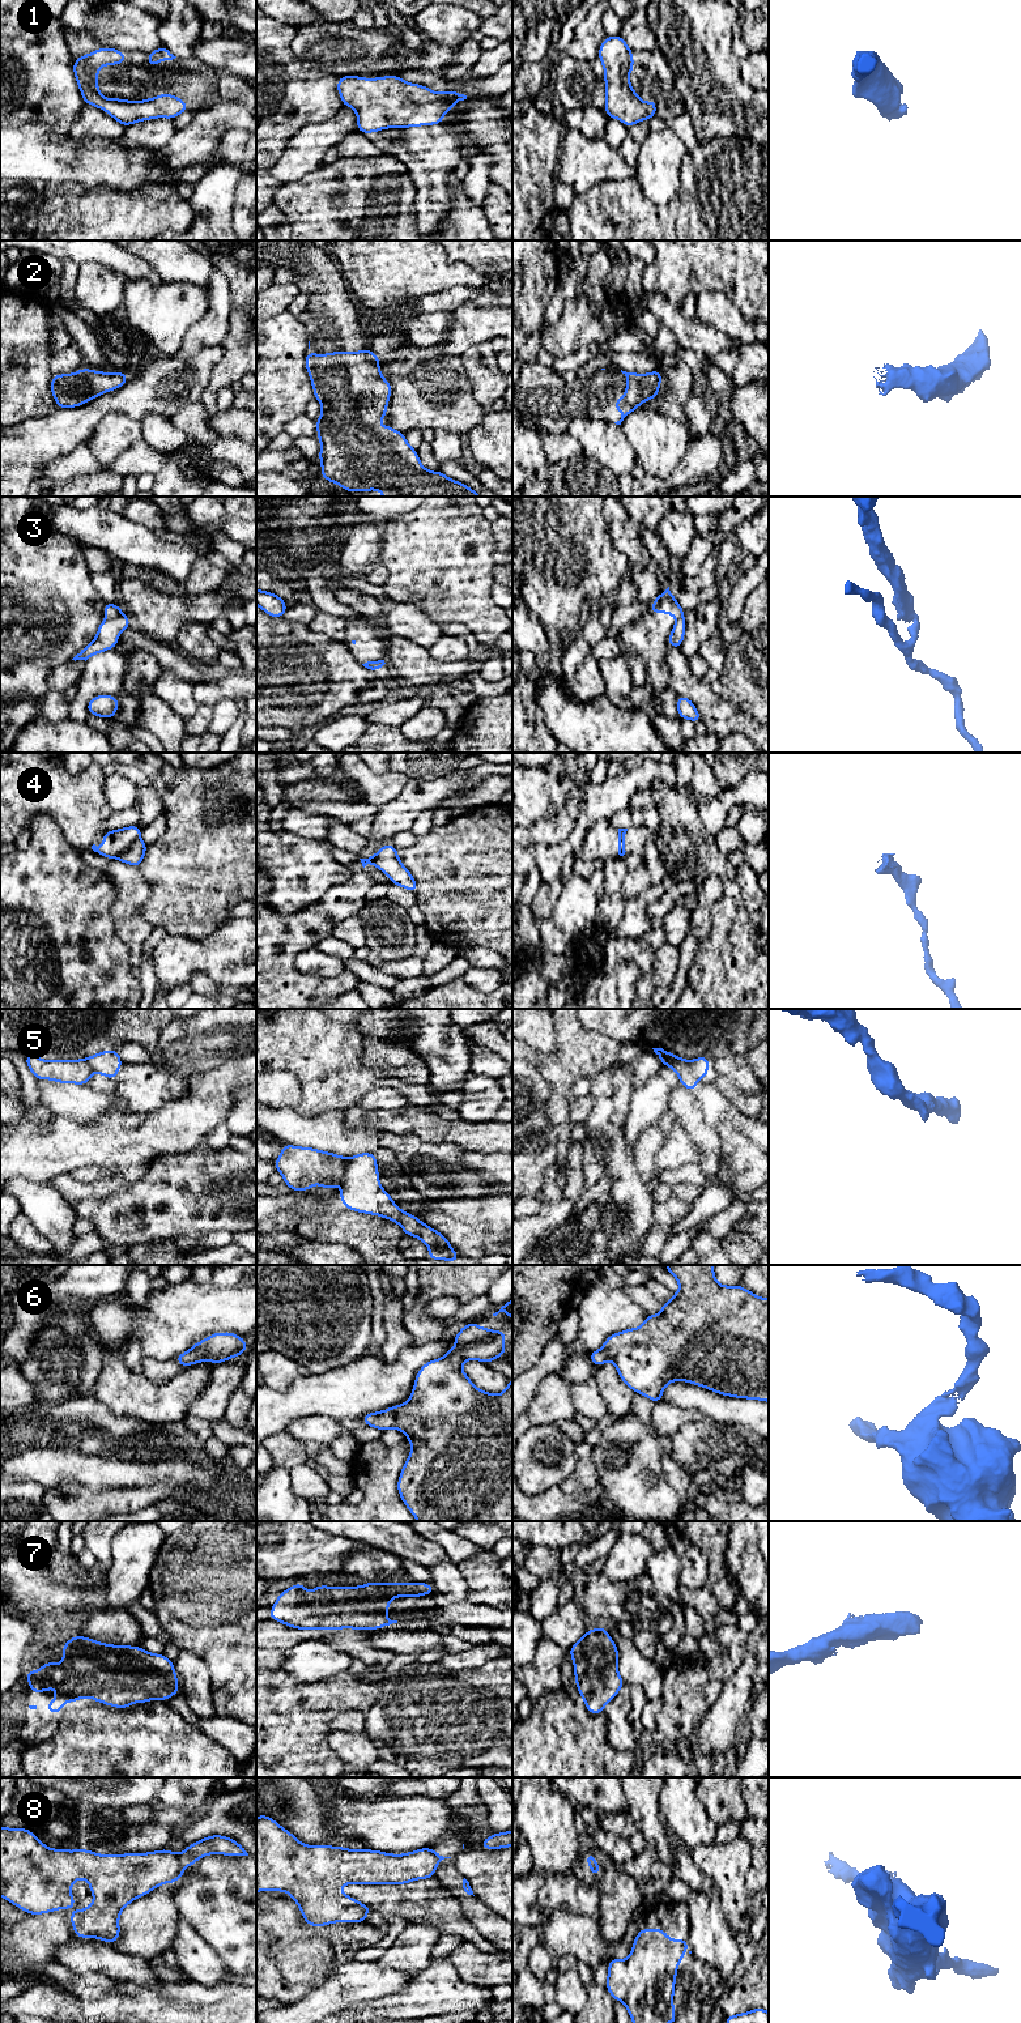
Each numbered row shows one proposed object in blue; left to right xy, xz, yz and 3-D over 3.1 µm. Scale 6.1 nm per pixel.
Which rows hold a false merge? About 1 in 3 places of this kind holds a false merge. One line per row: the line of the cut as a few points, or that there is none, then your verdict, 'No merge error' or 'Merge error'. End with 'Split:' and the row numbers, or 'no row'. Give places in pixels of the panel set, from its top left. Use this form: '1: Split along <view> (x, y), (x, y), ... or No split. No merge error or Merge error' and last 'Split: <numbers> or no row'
1: No split. No merge error
2: No split. No merge error
3: Split along xy (122, 613), (109, 618). Merge error
4: Split along xy (139, 838), (117, 857). Merge error
5: Split along yz (659, 1056), (664, 1053), (671, 1060), (685, 1063), (696, 1074). Merge error
6: No split. No merge error
7: No split. No merge error
8: Split along xy (178, 1856), (184, 1866). Merge error
Split: 3, 4, 5, 8

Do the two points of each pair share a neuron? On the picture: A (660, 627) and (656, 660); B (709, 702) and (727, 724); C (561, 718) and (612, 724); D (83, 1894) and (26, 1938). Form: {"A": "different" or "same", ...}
{"A": "same", "B": "same", "C": "same", "D": "same"}

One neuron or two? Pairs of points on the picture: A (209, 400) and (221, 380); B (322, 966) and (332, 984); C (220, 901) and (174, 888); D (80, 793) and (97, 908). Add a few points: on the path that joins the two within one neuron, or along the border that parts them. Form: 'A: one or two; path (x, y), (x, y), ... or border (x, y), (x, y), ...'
A: one; path (209, 395), (216, 386)
B: two; border (345, 970), (332, 976), (313, 976), (298, 972)
C: one; path (208, 891), (192, 891), (186, 888)
D: two; border (58, 823), (64, 838), (76, 850)

